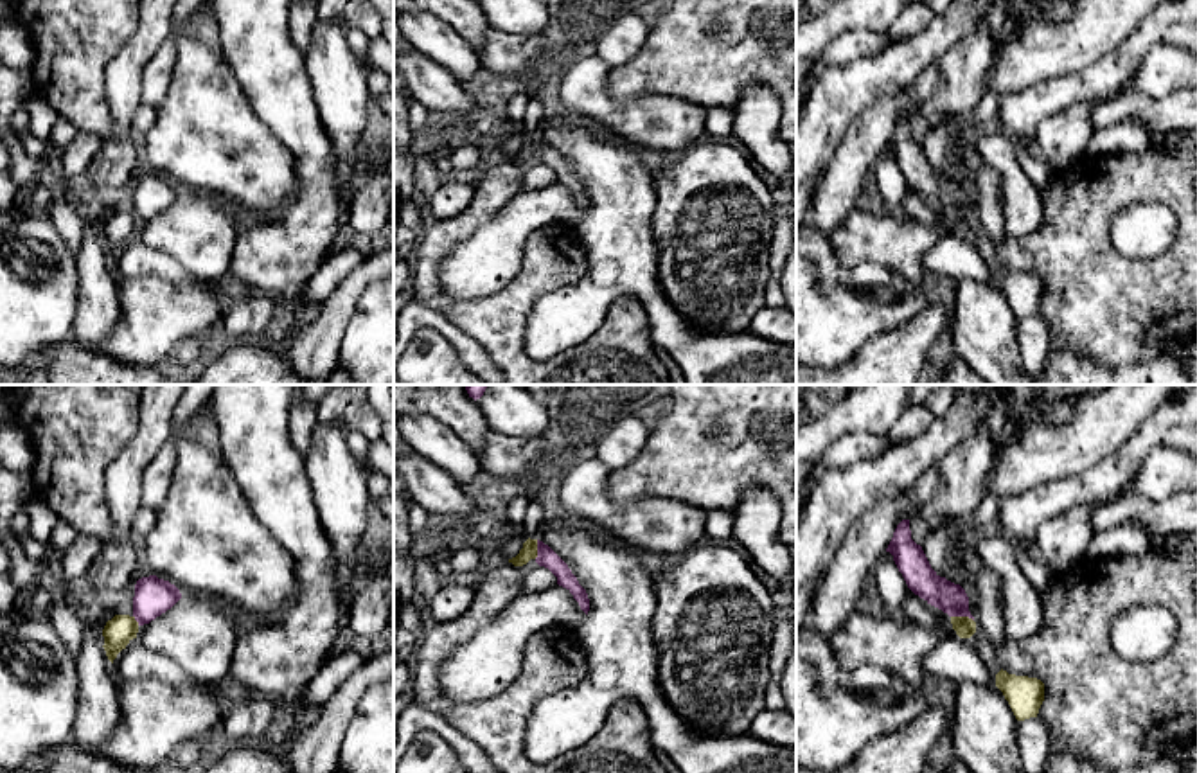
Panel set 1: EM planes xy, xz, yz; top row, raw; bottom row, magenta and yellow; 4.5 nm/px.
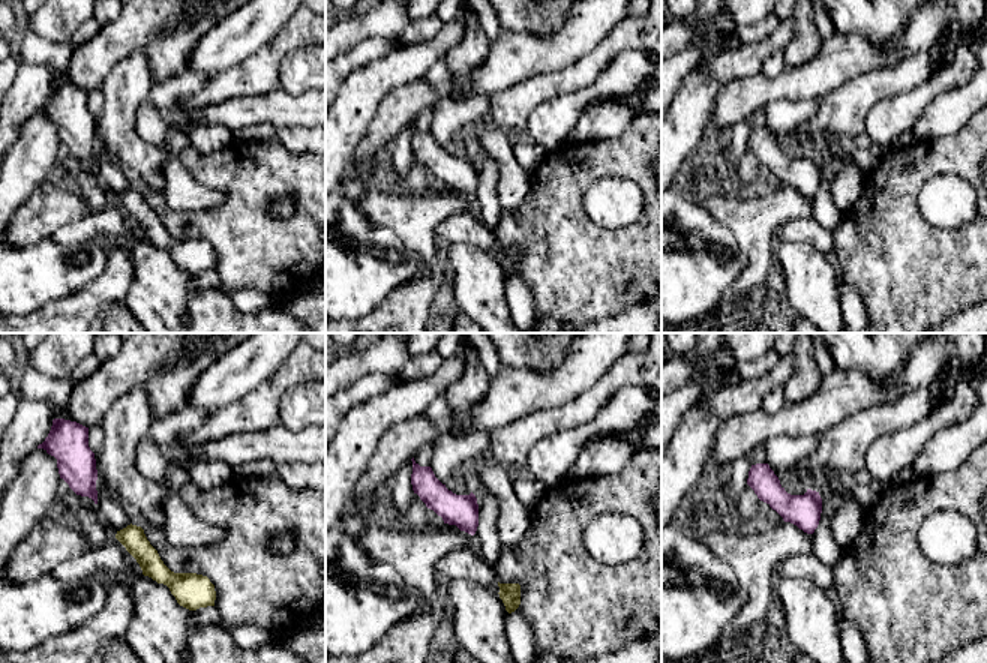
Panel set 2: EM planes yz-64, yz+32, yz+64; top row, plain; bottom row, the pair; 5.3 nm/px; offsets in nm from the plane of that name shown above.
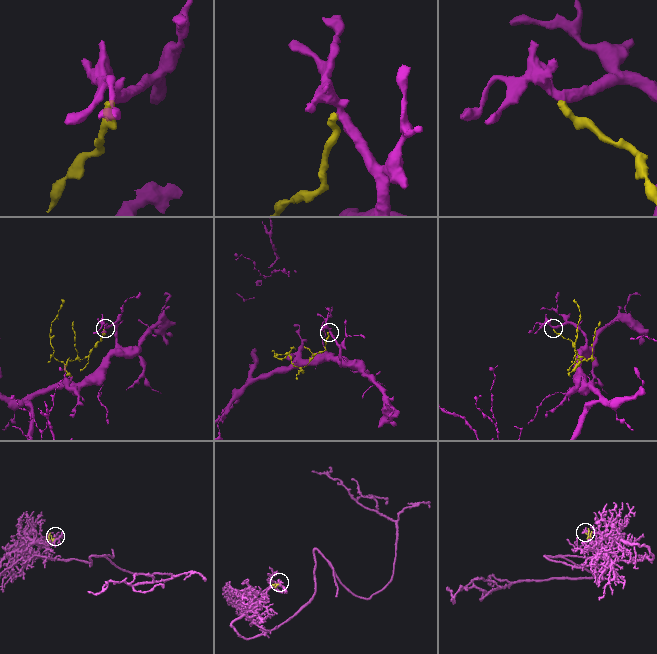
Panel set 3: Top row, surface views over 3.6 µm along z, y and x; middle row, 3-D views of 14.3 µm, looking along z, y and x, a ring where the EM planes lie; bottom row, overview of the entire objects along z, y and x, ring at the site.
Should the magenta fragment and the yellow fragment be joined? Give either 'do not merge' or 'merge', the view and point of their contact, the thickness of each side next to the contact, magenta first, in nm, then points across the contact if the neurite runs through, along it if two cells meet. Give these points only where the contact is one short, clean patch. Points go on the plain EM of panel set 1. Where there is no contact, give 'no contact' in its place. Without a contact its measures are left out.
do not merge; meets magenta in yz at (962, 213); 140 nm thick on the magenta side, 90 nm on the other; border along yz (951, 213), (967, 213), (973, 218)

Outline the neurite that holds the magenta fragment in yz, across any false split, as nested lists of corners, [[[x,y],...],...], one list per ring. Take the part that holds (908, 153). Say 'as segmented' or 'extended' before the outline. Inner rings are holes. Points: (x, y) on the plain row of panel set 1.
as segmented; [[[902,117],[886,146],[902,171],[908,185],[927,201],[949,214],[974,214],[969,209],[969,194],[960,182],[940,174],[929,162],[924,147],[911,137],[909,117]]]

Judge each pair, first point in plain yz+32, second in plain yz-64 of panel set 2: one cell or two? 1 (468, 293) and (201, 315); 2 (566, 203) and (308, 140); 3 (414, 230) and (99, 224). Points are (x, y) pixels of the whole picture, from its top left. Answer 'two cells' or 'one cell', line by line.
1: one cell
2: two cells
3: two cells

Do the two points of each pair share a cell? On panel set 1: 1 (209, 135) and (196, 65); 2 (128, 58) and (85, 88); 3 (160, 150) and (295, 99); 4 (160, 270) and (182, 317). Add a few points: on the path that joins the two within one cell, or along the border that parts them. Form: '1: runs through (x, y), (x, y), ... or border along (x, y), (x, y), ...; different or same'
1: runs through (205, 117), (202, 83); same
2: border along (128, 38), (105, 71), (105, 99), (110, 115); different
3: border along (236, 76), (252, 110), (283, 146); different
4: border along (121, 277), (195, 277); different

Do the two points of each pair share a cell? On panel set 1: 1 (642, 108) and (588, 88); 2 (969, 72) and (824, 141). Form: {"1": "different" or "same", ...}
{"1": "same", "2": "different"}

